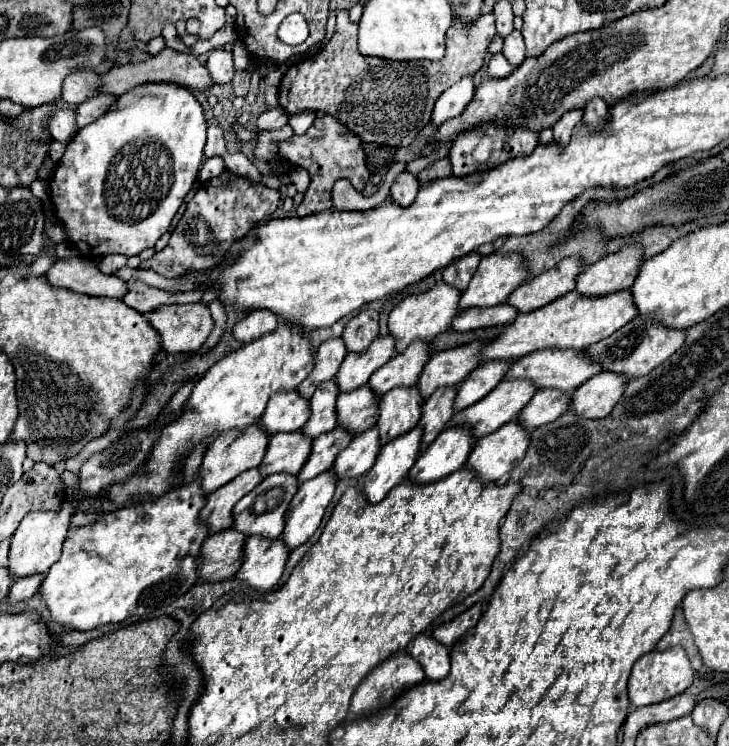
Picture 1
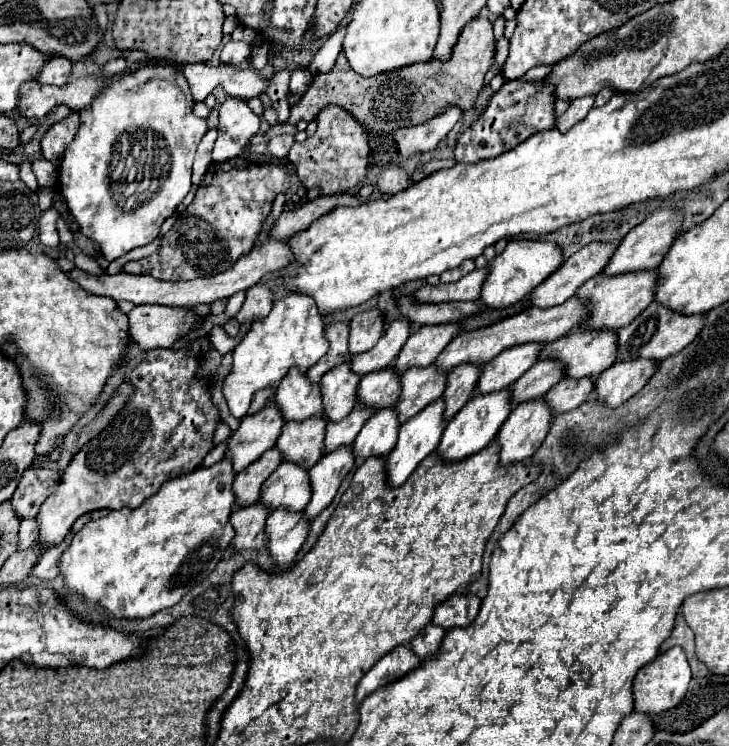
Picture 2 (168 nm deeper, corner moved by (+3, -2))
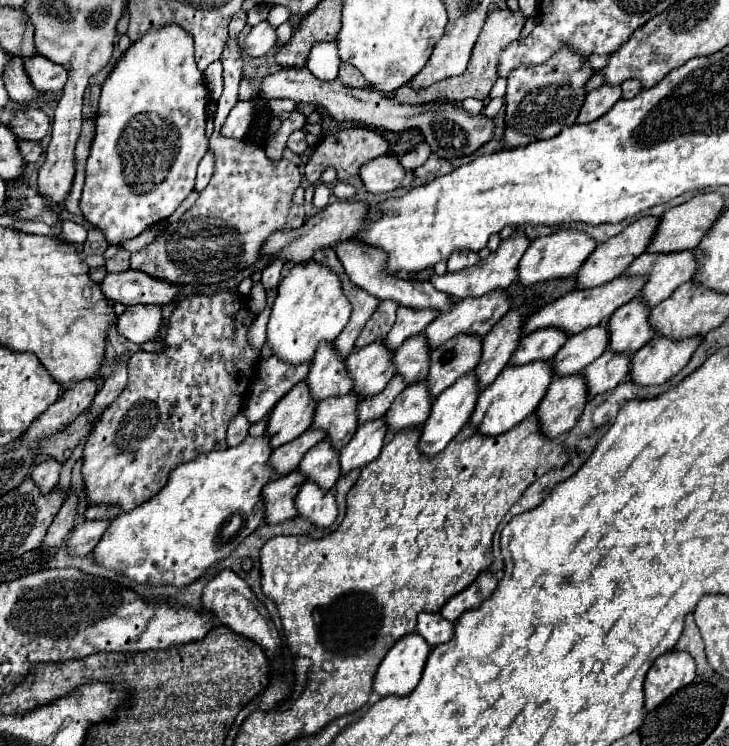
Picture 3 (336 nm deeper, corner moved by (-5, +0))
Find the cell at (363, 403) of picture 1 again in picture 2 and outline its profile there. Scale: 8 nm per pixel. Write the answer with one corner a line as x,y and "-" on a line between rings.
394,365
382,369
382,373
368,373
366,377
362,377
360,385
358,385
358,401
366,407
376,407
376,409
384,409
384,407
392,407
398,401
398,373
394,373

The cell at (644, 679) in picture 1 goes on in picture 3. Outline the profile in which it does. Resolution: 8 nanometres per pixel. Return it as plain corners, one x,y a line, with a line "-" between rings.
670,651
658,657
652,663
644,681
646,711
654,711
672,693
690,685
694,677
696,677
696,665
690,653

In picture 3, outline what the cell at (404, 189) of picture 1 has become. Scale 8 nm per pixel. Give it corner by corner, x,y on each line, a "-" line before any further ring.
382,155
362,167
360,177
370,193
388,193
402,185
406,171
394,155

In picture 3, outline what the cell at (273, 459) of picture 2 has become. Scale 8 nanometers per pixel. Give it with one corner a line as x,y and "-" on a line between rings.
308,429
300,437
296,437
294,441
274,449
268,465
274,469
276,477
284,477
284,475
292,473
296,469
296,465
300,463
300,459
306,455
306,451
320,441
322,441
322,431

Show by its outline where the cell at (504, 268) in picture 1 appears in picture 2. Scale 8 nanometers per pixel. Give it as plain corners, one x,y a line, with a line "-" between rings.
518,239
518,241
510,241
506,249
500,255
496,255
492,261
486,261
486,257
480,255
474,259
474,263
478,269
490,265
490,273
482,287
480,303
488,307
508,307
524,299
528,293
532,293
532,289
536,289
544,279
548,279
564,263
564,253
556,243
550,241

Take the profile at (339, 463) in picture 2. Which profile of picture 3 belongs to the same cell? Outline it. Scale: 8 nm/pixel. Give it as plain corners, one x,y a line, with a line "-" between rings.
382,419
360,425
350,443
340,451
340,475
348,475
352,469
362,469
366,463
374,461
384,447
384,437
386,425

